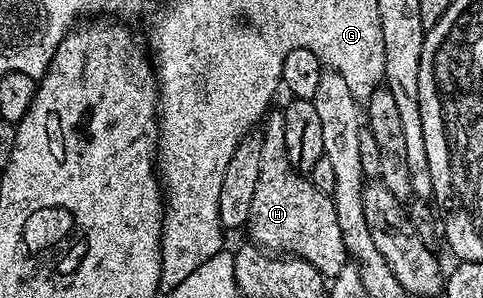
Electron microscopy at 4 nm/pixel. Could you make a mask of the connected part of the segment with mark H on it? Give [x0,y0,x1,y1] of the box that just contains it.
[249,112,348,277]

